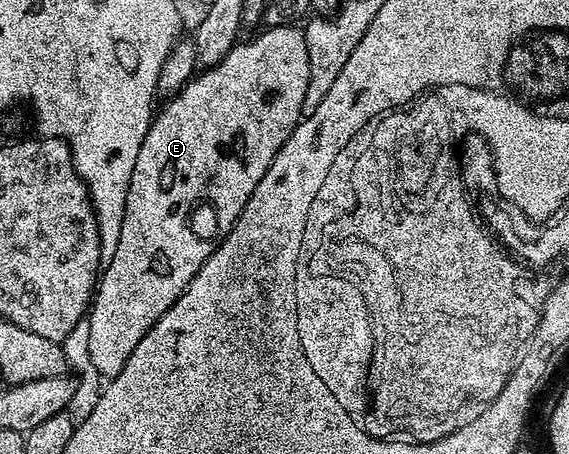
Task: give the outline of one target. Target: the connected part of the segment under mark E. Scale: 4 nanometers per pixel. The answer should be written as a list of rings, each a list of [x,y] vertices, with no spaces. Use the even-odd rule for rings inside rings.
[[[297,24],[275,25],[273,27],[263,28],[263,33],[259,37],[254,37],[251,41],[243,40],[235,45],[220,63],[203,68],[201,72],[190,78],[185,86],[174,97],[165,102],[166,105],[155,112],[148,135],[144,135],[144,143],[140,143],[140,155],[136,155],[136,167],[132,167],[132,179],[128,187],[128,203],[124,207],[124,227],[120,227],[120,243],[116,243],[116,255],[112,255],[101,270],[98,278],[98,284],[95,288],[92,298],[92,304],[88,310],[88,355],[90,356],[90,365],[98,373],[103,373],[103,378],[109,379],[114,377],[128,363],[128,355],[136,351],[136,343],[148,335],[148,331],[158,322],[160,315],[180,299],[184,287],[192,283],[196,271],[200,271],[202,264],[212,255],[212,251],[218,249],[218,245],[232,231],[240,211],[250,204],[252,191],[256,191],[256,183],[264,179],[264,171],[272,163],[274,156],[284,147],[288,135],[297,127],[304,114],[302,104],[304,95],[308,92],[308,43],[304,39],[302,29]]]

